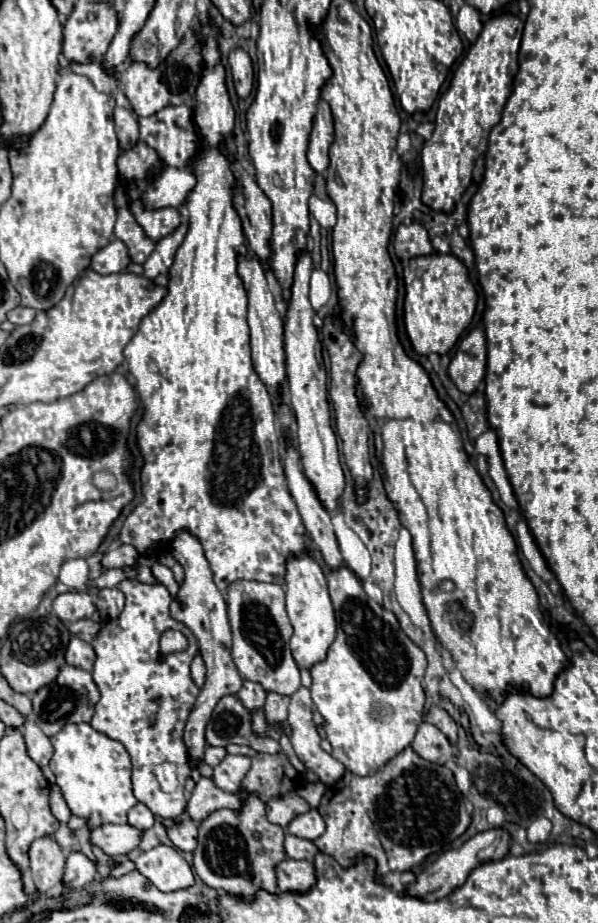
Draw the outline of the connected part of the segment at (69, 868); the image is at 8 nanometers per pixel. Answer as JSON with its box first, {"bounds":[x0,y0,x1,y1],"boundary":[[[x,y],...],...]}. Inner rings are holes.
{"bounds":[62,853,96,891],"boundary":[[[70,853],[66,859],[66,871],[62,887],[72,891],[88,885],[96,877],[96,863],[82,853]]]}

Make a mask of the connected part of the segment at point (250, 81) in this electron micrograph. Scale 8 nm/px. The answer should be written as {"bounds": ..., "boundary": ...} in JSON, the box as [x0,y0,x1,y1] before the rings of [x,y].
{"bounds":[228,47,255,99],"boundary":[[[238,47],[238,49],[230,51],[228,63],[230,63],[236,93],[238,93],[238,97],[246,99],[254,88],[255,80],[255,70],[252,61],[250,61],[250,55]]]}

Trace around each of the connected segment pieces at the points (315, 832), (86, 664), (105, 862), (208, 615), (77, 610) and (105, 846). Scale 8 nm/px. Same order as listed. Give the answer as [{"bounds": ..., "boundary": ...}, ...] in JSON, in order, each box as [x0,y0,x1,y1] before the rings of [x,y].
[{"bounds":[288,809,324,839],"boundary":[[[310,809],[308,813],[302,813],[298,815],[290,825],[288,825],[288,831],[296,837],[302,837],[302,839],[318,839],[322,833],[324,833],[324,819],[322,815],[318,813],[318,809]]]},{"bounds":[66,637,94,671],"boundary":[[[74,637],[68,645],[68,651],[66,651],[66,663],[68,665],[74,665],[74,667],[80,667],[84,671],[92,671],[94,667],[94,649],[90,647],[90,643]]]},{"bounds":[92,849,118,877],"boundary":[[[96,849],[96,851],[92,851],[92,853],[96,855],[96,863],[98,863],[98,871],[100,871],[98,875],[100,875],[100,877],[106,877],[106,875],[110,875],[110,873],[108,873],[108,869],[112,869],[114,865],[118,865],[118,863],[110,861],[110,859],[108,859],[108,857],[106,857],[102,851],[98,851],[98,849]]]},{"bounds":[170,531,242,781],"boundary":[[[178,531],[174,537],[174,543],[170,543],[170,551],[174,551],[174,559],[184,567],[184,583],[180,585],[178,597],[172,601],[170,605],[170,615],[178,621],[182,621],[198,639],[198,647],[200,653],[204,657],[206,663],[206,683],[196,699],[196,705],[186,721],[186,729],[184,729],[184,743],[188,747],[190,753],[190,765],[192,765],[192,779],[198,781],[200,779],[200,771],[198,771],[198,761],[204,757],[204,747],[206,747],[206,739],[204,739],[204,729],[206,723],[216,707],[216,703],[224,697],[224,695],[238,695],[238,691],[242,689],[242,677],[238,673],[238,669],[234,667],[230,649],[232,649],[232,631],[230,631],[230,623],[228,623],[228,615],[226,615],[226,601],[222,597],[222,593],[218,591],[218,587],[212,581],[212,571],[210,565],[204,557],[202,545],[198,543],[198,539],[194,539],[194,535],[190,535],[188,531]]]},{"bounds":[54,591,96,623],"boundary":[[[68,591],[64,595],[58,595],[54,599],[54,613],[64,621],[64,623],[74,623],[86,617],[92,617],[96,611],[92,595],[84,591]]]},{"bounds":[90,825,142,855],"boundary":[[[102,825],[90,829],[90,843],[100,847],[106,855],[126,855],[142,841],[142,831],[132,825]]]}]

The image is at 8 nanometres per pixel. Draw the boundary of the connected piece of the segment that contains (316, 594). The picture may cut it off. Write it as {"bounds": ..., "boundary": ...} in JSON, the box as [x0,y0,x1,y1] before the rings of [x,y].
{"bounds":[286,553,336,669],"boundary":[[[306,553],[288,559],[286,609],[294,627],[294,635],[290,639],[294,661],[298,663],[298,669],[310,669],[314,663],[320,663],[322,659],[326,659],[326,651],[336,639],[336,617],[334,617],[330,595],[328,595],[324,571]]]}

